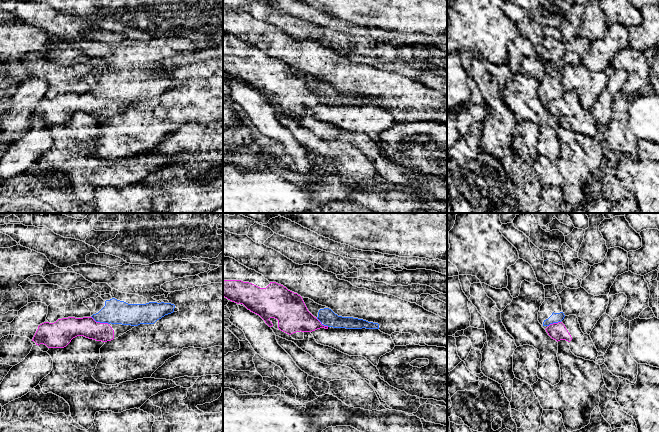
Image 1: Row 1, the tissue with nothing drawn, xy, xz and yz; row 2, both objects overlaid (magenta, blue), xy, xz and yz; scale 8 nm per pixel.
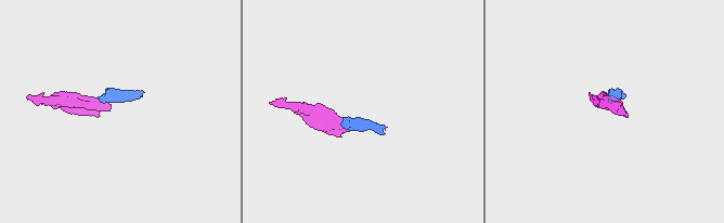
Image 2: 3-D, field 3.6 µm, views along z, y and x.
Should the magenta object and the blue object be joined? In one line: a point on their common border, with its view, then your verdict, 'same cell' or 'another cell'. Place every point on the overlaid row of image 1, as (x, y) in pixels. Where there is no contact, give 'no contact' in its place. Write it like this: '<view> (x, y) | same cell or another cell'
xy (99, 322) | another cell

